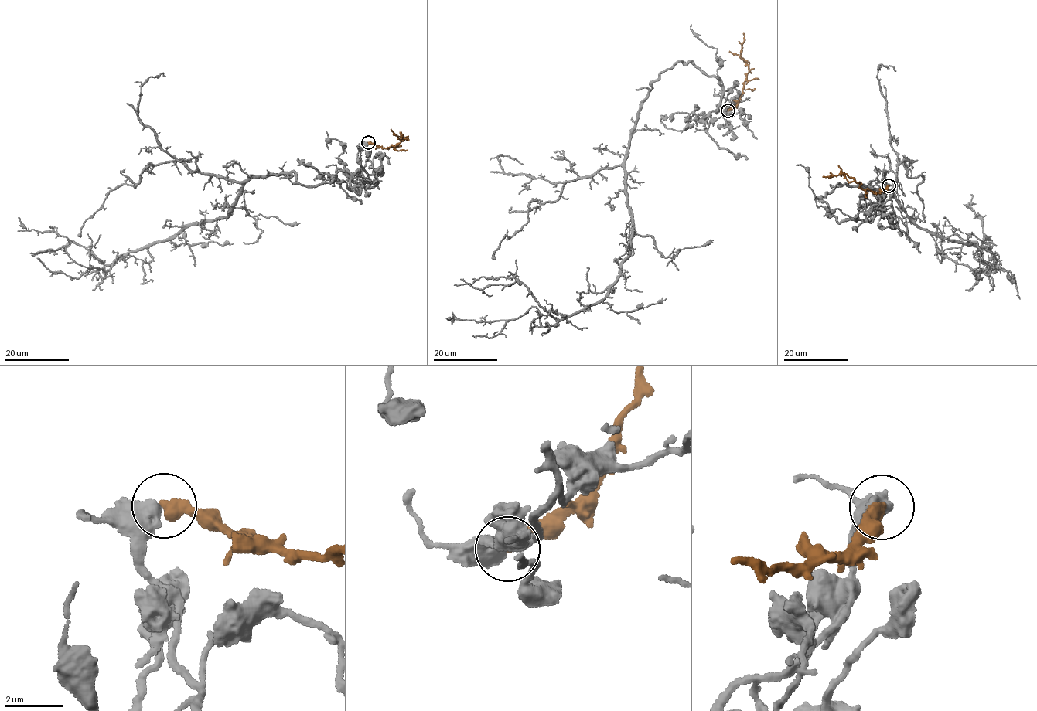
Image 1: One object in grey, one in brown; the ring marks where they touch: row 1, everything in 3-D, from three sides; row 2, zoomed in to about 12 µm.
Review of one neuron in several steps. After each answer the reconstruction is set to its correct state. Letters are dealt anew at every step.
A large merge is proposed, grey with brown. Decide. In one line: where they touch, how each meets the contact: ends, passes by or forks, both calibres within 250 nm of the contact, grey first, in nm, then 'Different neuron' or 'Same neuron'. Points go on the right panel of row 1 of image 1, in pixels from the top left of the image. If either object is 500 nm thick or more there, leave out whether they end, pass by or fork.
Place: (888, 185). Thickness 600 nm (grey) against 480 nm. Different neuron

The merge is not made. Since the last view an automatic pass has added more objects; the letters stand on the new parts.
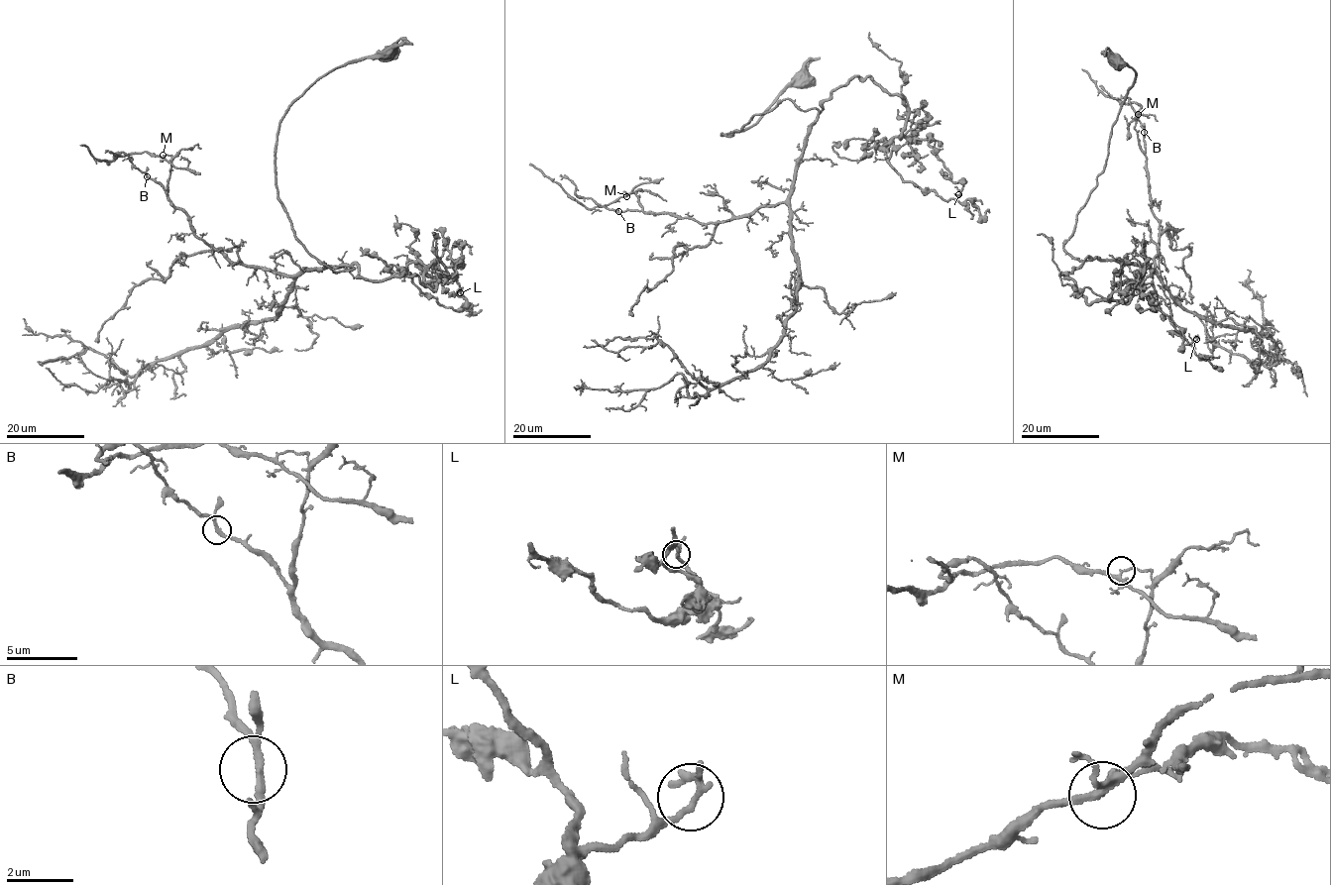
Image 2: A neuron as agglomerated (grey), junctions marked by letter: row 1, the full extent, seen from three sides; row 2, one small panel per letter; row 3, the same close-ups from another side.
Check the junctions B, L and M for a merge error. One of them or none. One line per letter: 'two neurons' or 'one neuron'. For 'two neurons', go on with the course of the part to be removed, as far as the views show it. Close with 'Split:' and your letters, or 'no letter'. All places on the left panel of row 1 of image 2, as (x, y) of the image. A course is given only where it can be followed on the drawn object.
B: one neuron
L: one neuron
M: two neurons | (163, 155), (153, 156), (146, 152), (107, 162), (100, 161), (86, 147), (80, 145)
Split: M

